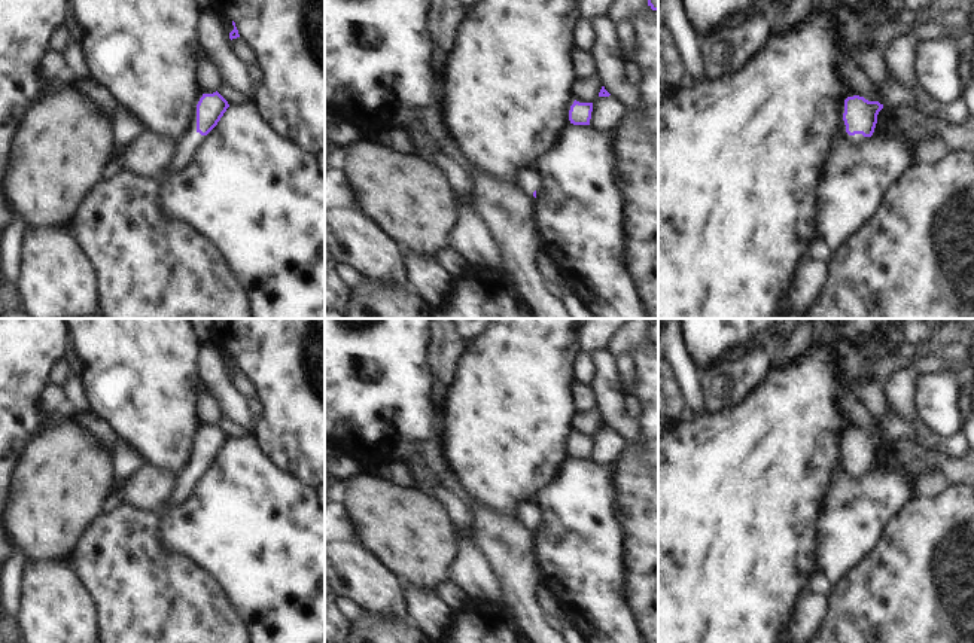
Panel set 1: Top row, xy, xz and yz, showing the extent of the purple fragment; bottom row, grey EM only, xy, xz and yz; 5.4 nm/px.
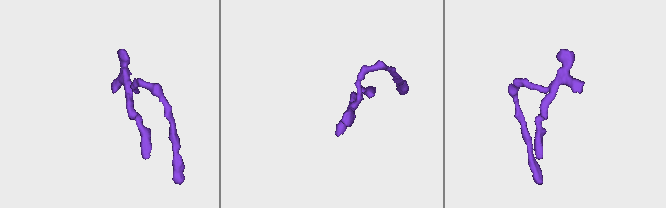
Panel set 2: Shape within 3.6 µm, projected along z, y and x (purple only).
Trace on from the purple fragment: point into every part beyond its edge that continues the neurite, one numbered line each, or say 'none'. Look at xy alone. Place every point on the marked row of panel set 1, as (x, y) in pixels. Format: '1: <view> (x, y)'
1: xy (188, 148)

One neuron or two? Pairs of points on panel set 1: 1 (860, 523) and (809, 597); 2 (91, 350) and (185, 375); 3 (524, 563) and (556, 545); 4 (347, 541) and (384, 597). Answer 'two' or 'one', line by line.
1: one
2: one
3: two
4: one

